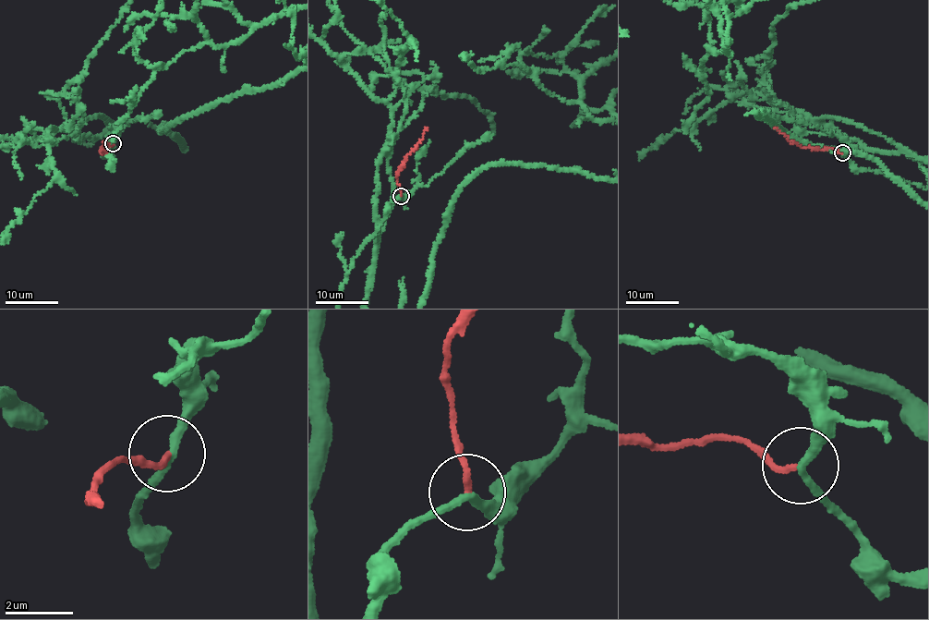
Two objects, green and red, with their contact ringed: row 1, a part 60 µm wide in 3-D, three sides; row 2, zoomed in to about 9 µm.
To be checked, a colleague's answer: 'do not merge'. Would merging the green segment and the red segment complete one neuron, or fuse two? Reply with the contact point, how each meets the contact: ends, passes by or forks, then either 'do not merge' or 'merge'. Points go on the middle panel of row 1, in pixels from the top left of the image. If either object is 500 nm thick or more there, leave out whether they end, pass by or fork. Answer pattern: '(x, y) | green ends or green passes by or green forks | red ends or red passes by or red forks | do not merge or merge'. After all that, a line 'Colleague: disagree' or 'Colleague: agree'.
(401, 196) | green passes by | red ends | do not merge
Colleague: agree

